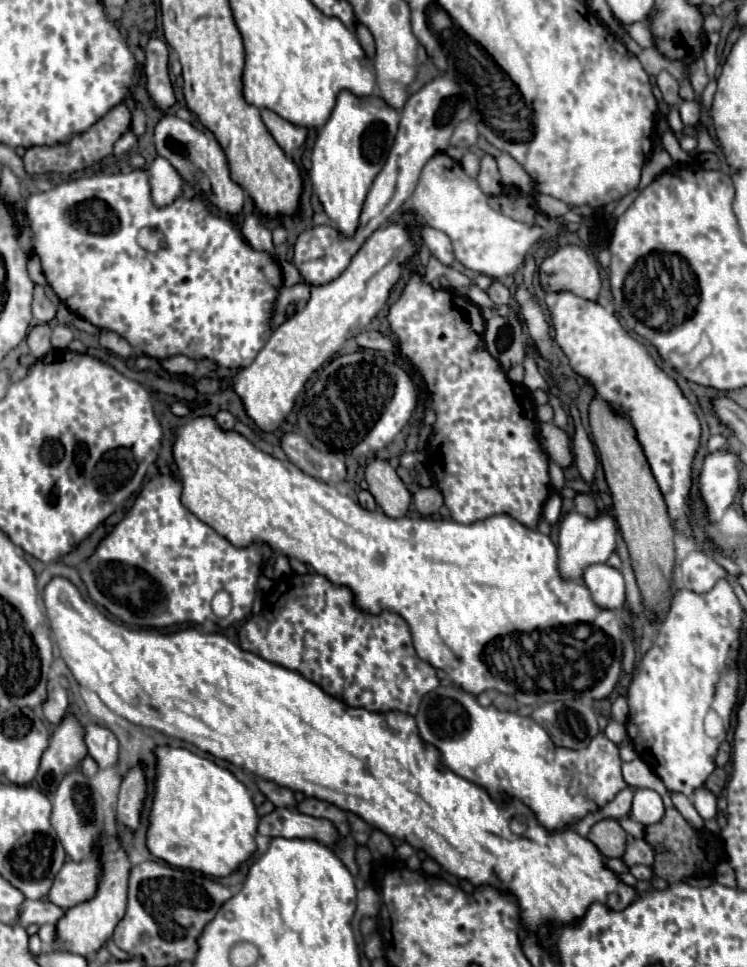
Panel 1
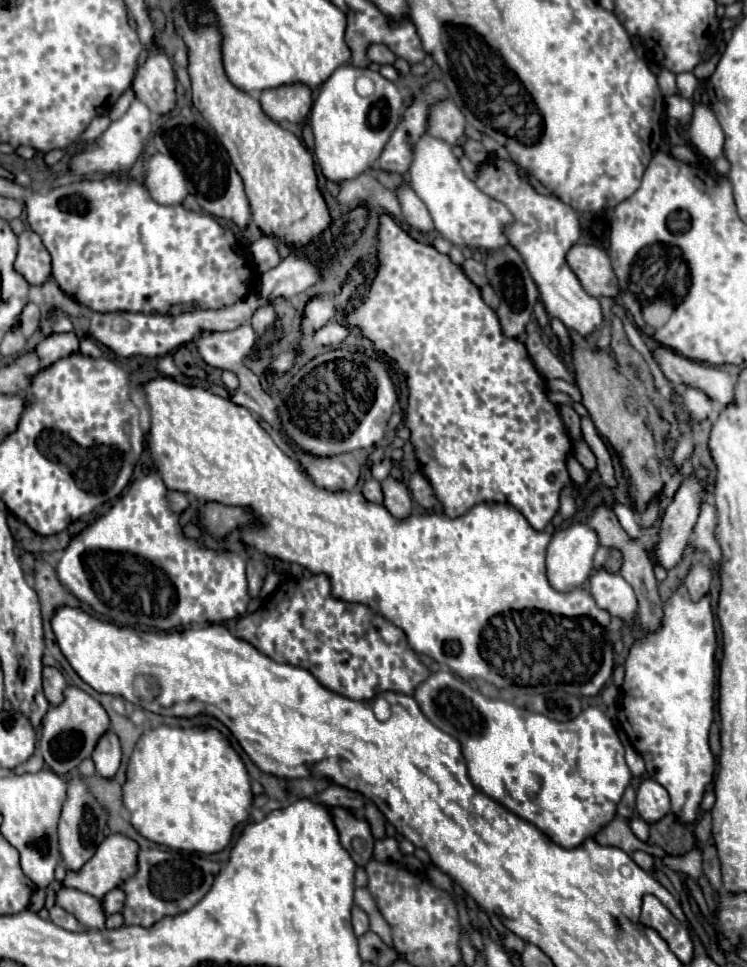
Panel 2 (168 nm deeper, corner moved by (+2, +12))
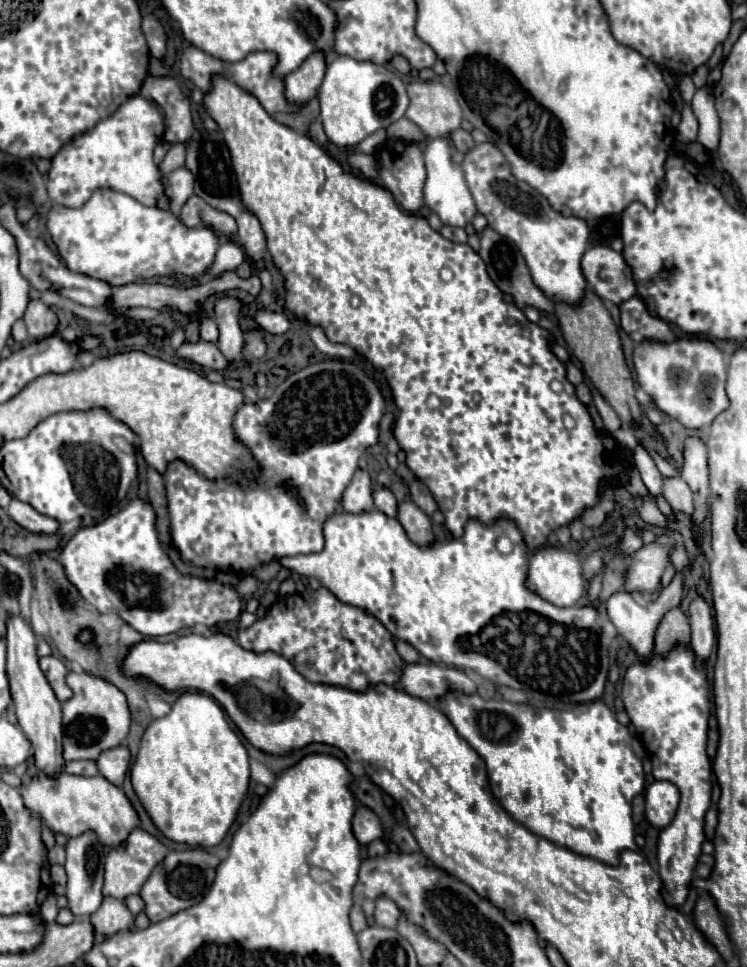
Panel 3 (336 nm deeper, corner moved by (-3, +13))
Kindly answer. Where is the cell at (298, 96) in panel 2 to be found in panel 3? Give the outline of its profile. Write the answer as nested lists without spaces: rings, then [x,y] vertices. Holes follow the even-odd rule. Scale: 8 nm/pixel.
[[[315,51],[309,55],[299,69],[291,71],[285,77],[285,95],[291,103],[307,103],[313,97],[317,97],[323,75],[327,67],[327,53],[325,51]]]

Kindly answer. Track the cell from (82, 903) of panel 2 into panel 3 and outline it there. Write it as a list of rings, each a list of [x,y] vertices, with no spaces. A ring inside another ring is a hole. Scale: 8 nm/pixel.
[[[105,897],[97,915],[89,917],[95,931],[101,935],[115,935],[119,931],[135,931],[135,915],[125,907],[123,901]]]

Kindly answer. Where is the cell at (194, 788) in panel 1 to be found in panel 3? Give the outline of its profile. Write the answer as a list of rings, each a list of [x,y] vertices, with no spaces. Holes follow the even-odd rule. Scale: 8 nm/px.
[[[183,693],[165,717],[151,721],[131,767],[131,783],[155,825],[177,843],[213,847],[237,817],[237,809],[249,787],[249,755],[241,739],[229,727],[223,709],[205,693]]]

